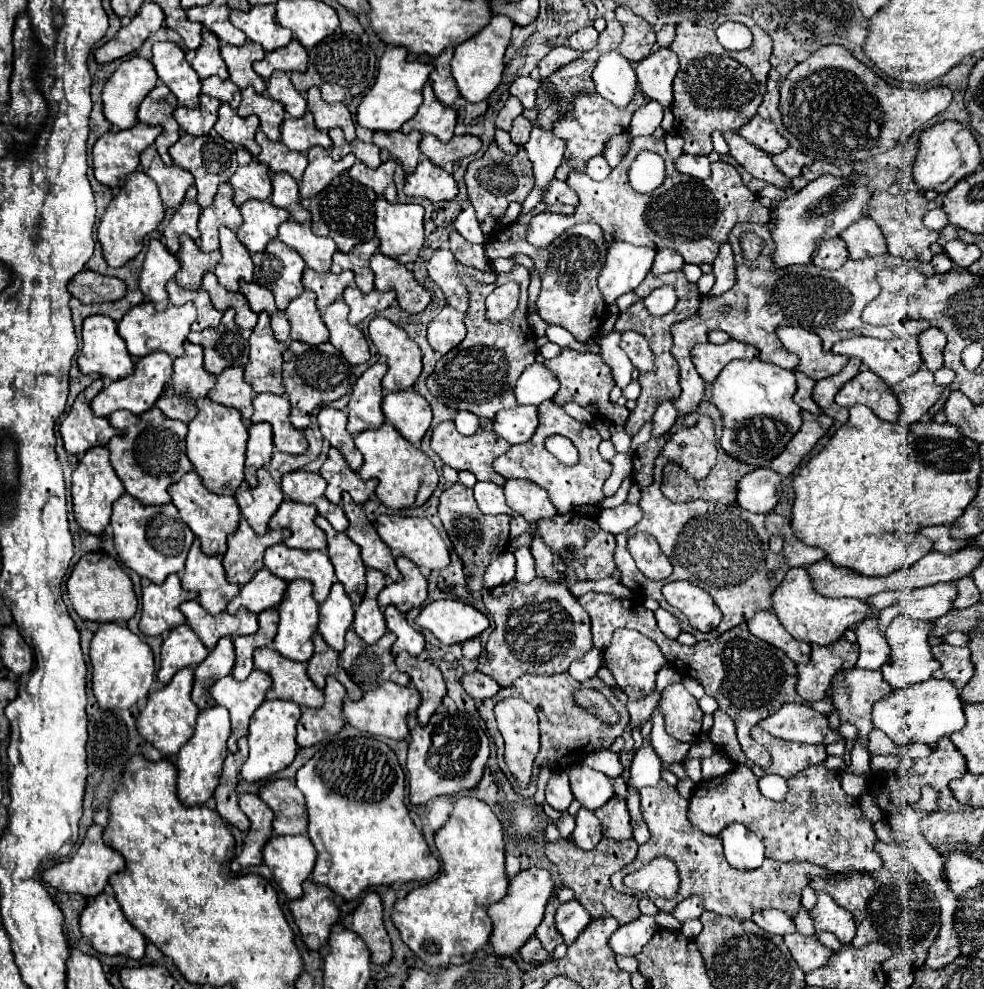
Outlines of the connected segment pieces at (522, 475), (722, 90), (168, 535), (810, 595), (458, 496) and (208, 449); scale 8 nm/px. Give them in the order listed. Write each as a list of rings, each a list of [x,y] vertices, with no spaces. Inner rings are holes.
[[[544,401],[540,405],[540,425],[538,425],[534,437],[528,443],[512,445],[508,453],[504,453],[502,457],[498,457],[494,461],[494,469],[504,479],[528,479],[528,481],[540,485],[542,489],[546,489],[556,511],[560,515],[566,515],[578,505],[598,505],[604,499],[602,485],[610,477],[612,465],[610,465],[610,461],[602,459],[602,455],[598,453],[598,445],[600,445],[600,435],[596,433],[594,427],[572,419],[554,401]],[[550,435],[562,435],[574,443],[574,447],[578,449],[578,455],[580,455],[576,465],[564,465],[552,453],[546,451],[544,441]]]
[[[732,15],[728,19],[718,17],[714,23],[704,23],[704,21],[684,21],[676,27],[676,39],[670,47],[680,61],[678,73],[674,77],[674,103],[672,103],[672,113],[676,117],[674,121],[674,131],[684,139],[684,153],[688,155],[708,155],[712,151],[712,133],[720,131],[738,131],[746,121],[750,121],[756,115],[756,109],[760,107],[764,93],[766,93],[766,77],[770,71],[770,55],[772,55],[772,41],[768,33],[764,33],[750,17],[746,15]],[[724,21],[740,21],[744,23],[752,35],[754,41],[748,49],[744,51],[726,51],[720,47],[716,41],[716,27]]]
[[[124,493],[114,503],[110,525],[114,529],[114,547],[118,557],[140,577],[146,577],[152,583],[164,583],[170,573],[180,573],[184,569],[194,533],[178,517],[178,509],[172,503],[160,507],[142,505],[138,499]]]
[[[794,567],[786,573],[784,581],[774,589],[772,593],[772,611],[778,615],[780,623],[792,637],[806,643],[816,645],[830,645],[838,641],[846,629],[856,627],[860,621],[864,621],[872,611],[866,601],[860,599],[830,599],[822,597],[812,589],[810,577],[804,567]]]
[[[454,483],[440,495],[438,515],[440,515],[442,525],[452,541],[456,555],[464,563],[464,575],[466,575],[468,587],[472,591],[482,591],[482,587],[484,587],[482,571],[486,571],[486,565],[490,565],[490,561],[496,555],[500,555],[508,549],[510,515],[484,515],[472,497],[472,489],[464,487],[462,483]]]
[[[208,397],[200,399],[198,415],[188,423],[186,435],[186,455],[194,465],[194,471],[200,475],[202,485],[218,495],[234,495],[238,485],[244,481],[244,457],[248,429],[240,421],[240,413],[230,407],[222,407]]]

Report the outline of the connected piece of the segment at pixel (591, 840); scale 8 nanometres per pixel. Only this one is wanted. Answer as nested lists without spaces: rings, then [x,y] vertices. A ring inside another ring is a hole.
[[[580,809],[576,813],[576,829],[572,833],[572,841],[584,851],[592,851],[600,839],[602,839],[600,821],[592,811]]]

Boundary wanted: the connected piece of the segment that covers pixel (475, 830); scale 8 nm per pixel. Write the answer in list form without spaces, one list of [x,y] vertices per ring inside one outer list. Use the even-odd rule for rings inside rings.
[[[460,797],[454,803],[454,813],[450,815],[448,823],[436,831],[434,835],[436,849],[444,863],[442,873],[436,881],[422,885],[420,889],[412,889],[404,899],[396,901],[392,909],[392,923],[400,931],[400,939],[432,969],[448,967],[450,957],[466,955],[480,951],[490,935],[492,935],[492,921],[488,917],[488,905],[500,901],[508,889],[508,877],[504,873],[504,839],[502,827],[492,809],[472,797]]]

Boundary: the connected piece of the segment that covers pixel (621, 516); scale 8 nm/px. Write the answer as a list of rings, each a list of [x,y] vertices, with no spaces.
[[[622,503],[620,507],[616,509],[604,509],[600,511],[598,515],[598,525],[606,531],[606,533],[612,533],[612,535],[618,535],[618,533],[626,533],[628,529],[632,529],[642,517],[642,509],[638,505],[628,505],[628,503]]]

